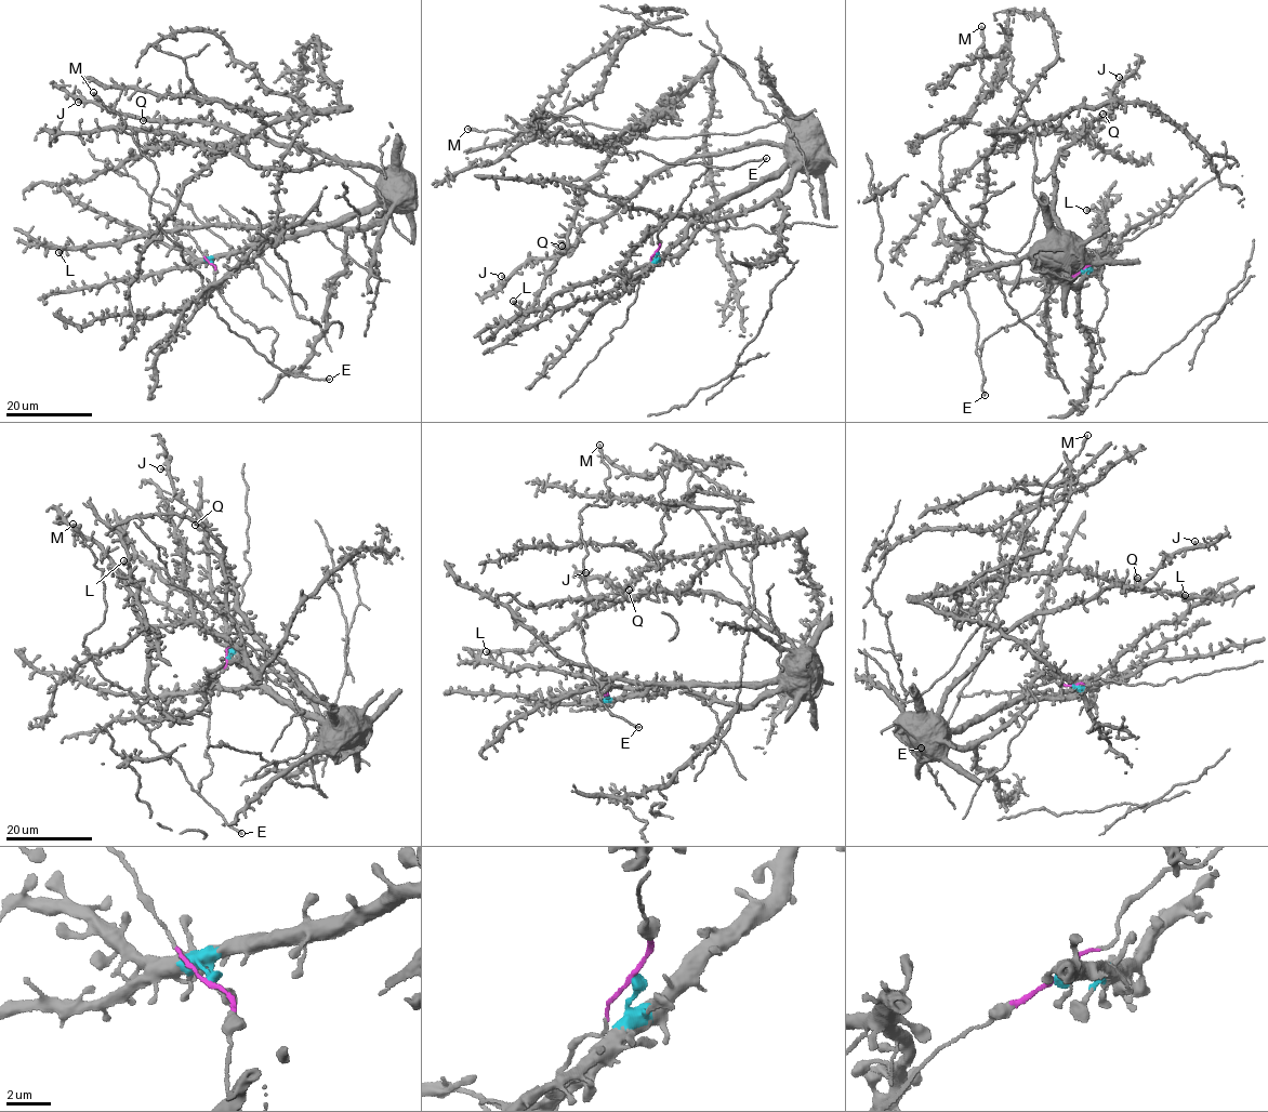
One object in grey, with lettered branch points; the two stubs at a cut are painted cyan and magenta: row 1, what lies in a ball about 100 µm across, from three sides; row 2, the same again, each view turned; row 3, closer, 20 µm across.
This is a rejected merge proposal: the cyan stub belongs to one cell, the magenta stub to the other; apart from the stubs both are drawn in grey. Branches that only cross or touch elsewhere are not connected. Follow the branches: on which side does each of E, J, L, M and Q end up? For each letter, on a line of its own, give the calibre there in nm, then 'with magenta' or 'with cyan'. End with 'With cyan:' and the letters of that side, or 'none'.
E: 200 nm thick; with magenta
J: 280 nm thick; with cyan
L: 440 nm thick; with cyan
M: 300 nm thick; with magenta
Q: 320 nm thick; with cyan
With cyan: J, L, Q

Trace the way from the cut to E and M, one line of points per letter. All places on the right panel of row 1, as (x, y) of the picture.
E: (1081, 270), (1055, 287), (1033, 314), (982, 341), (979, 358), (983, 395)
M: (1081, 270), (982, 341), (979, 356), (964, 225), (941, 192), (939, 153), (978, 101), (981, 26)

